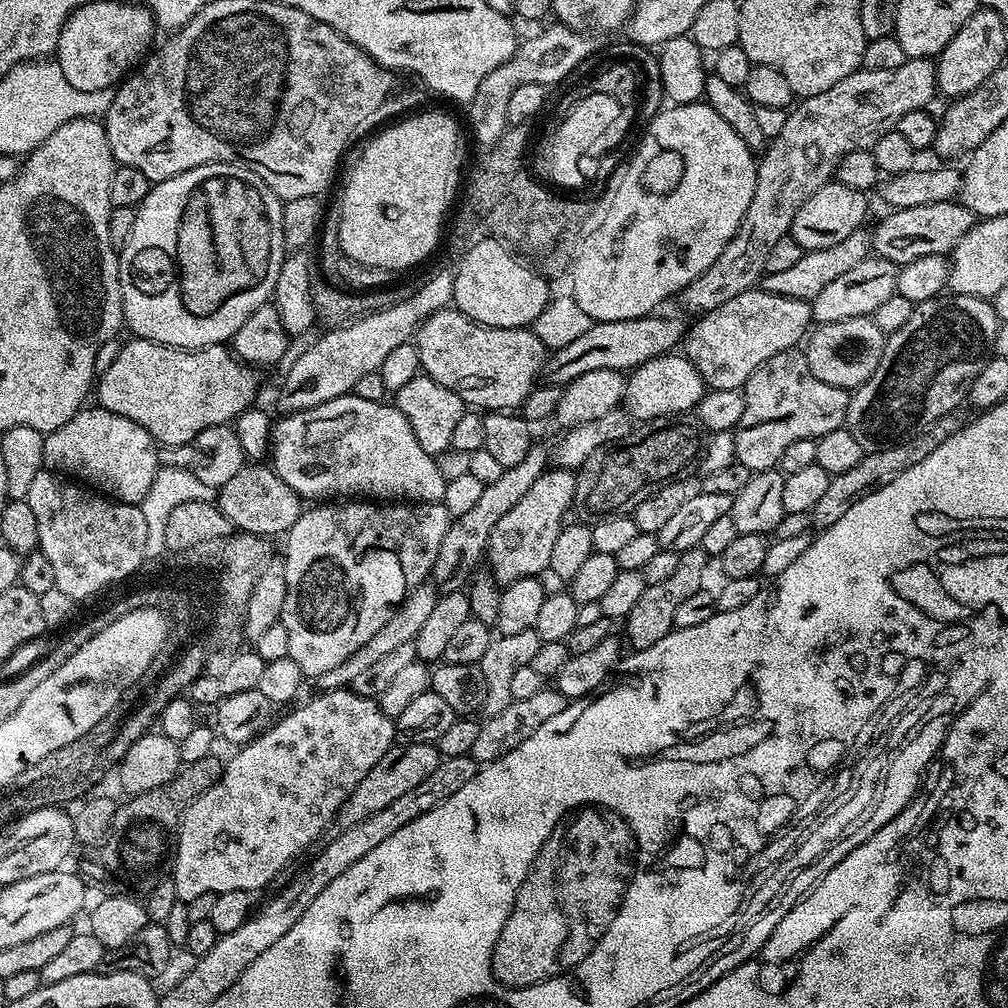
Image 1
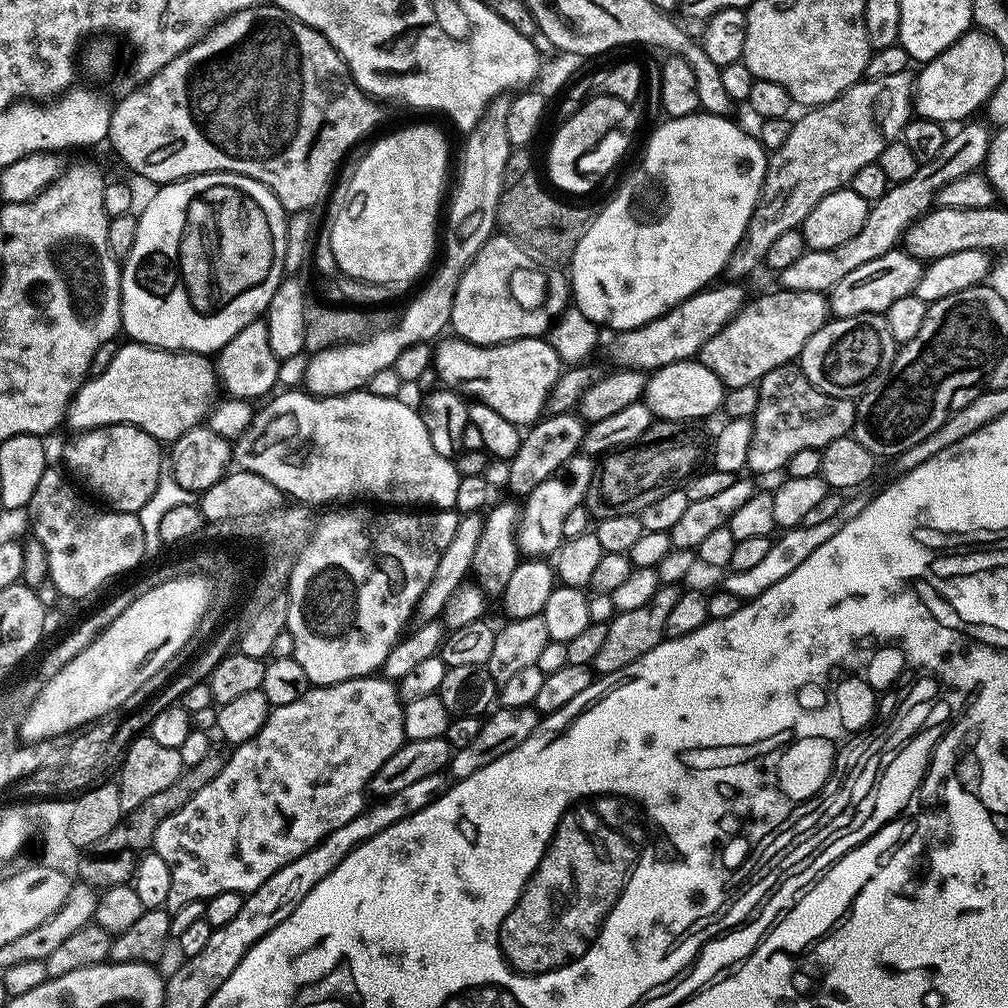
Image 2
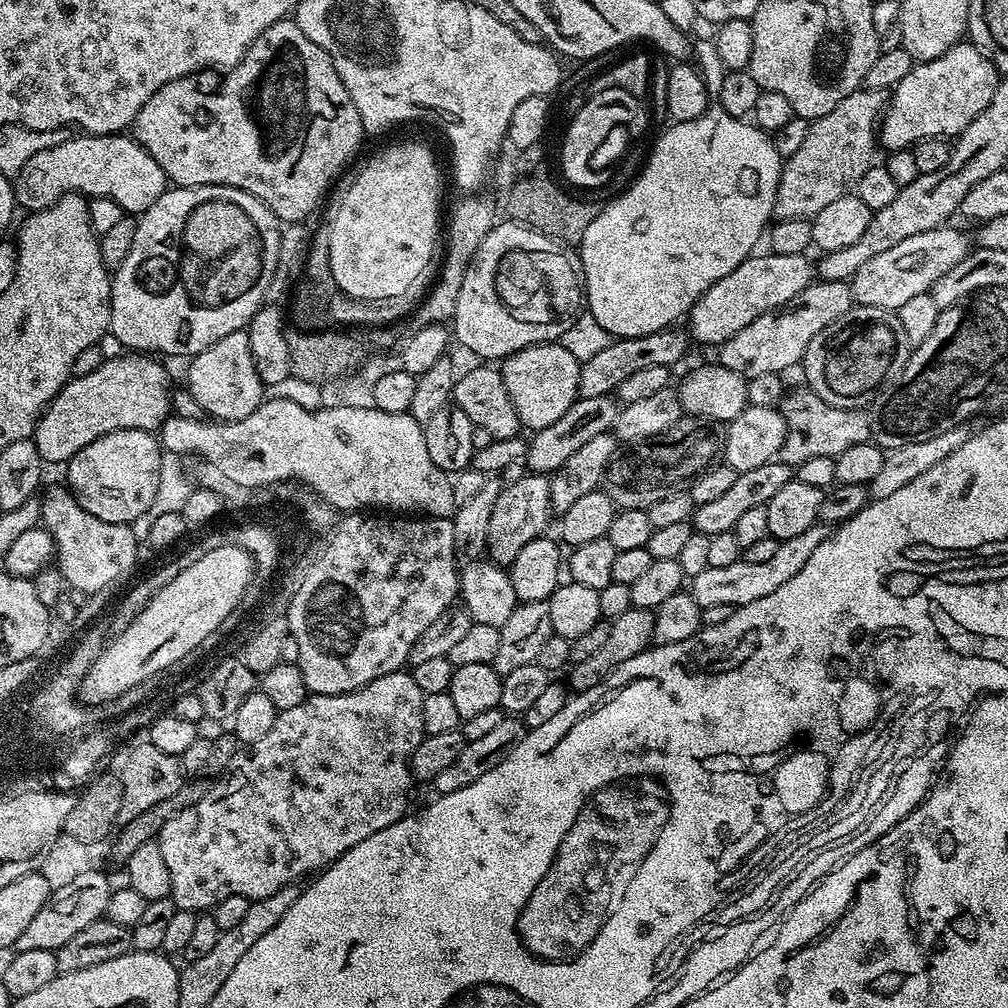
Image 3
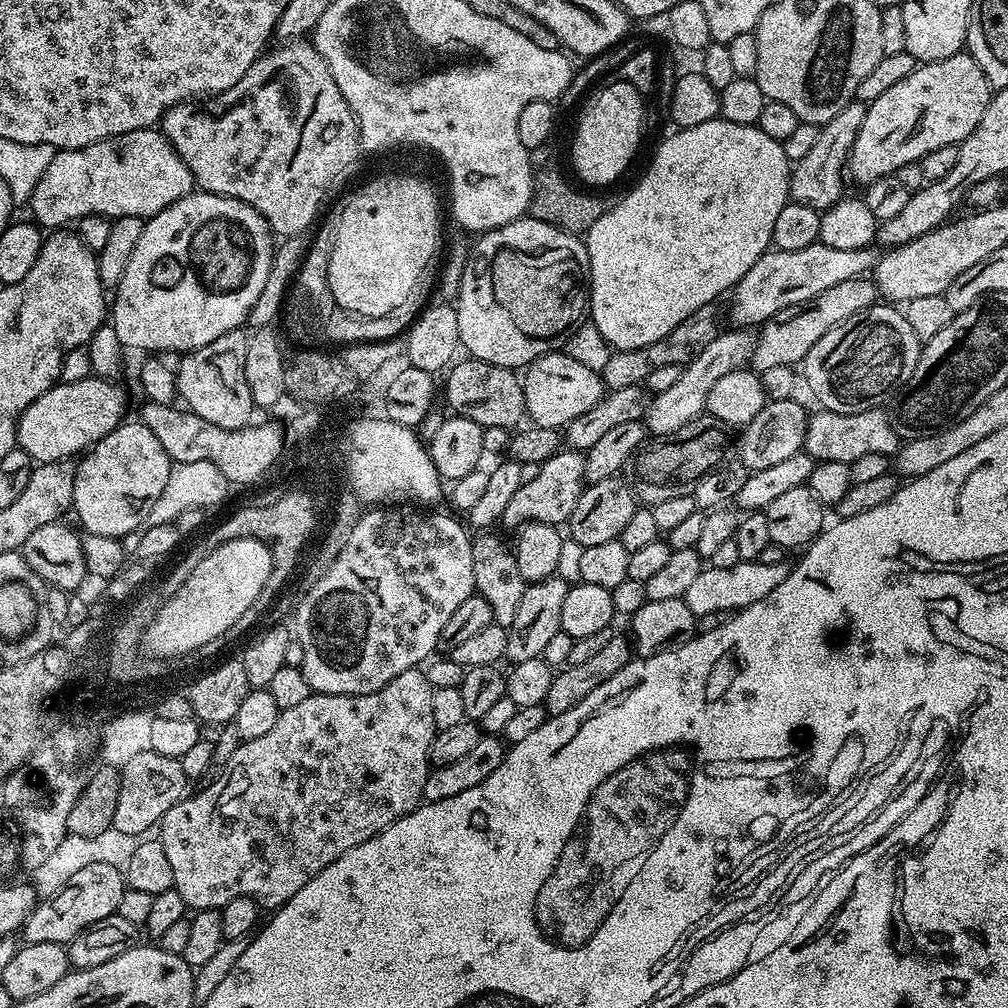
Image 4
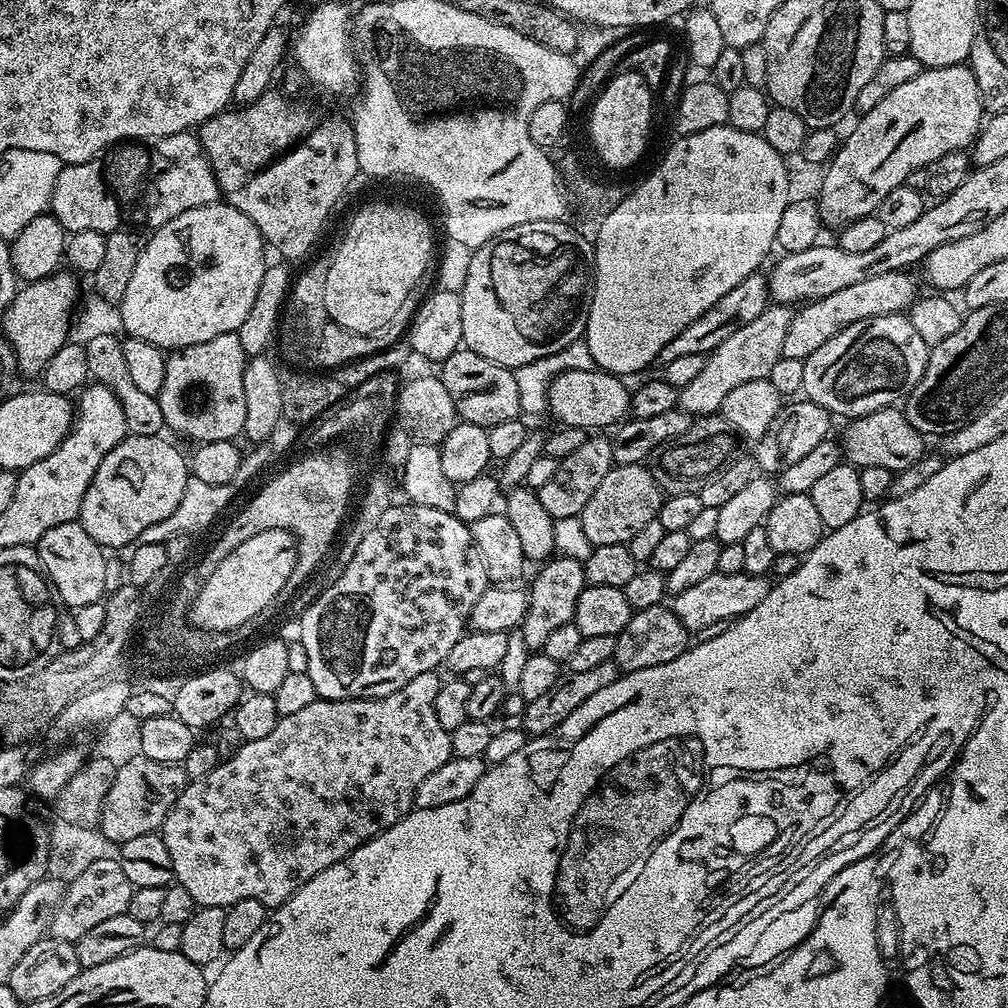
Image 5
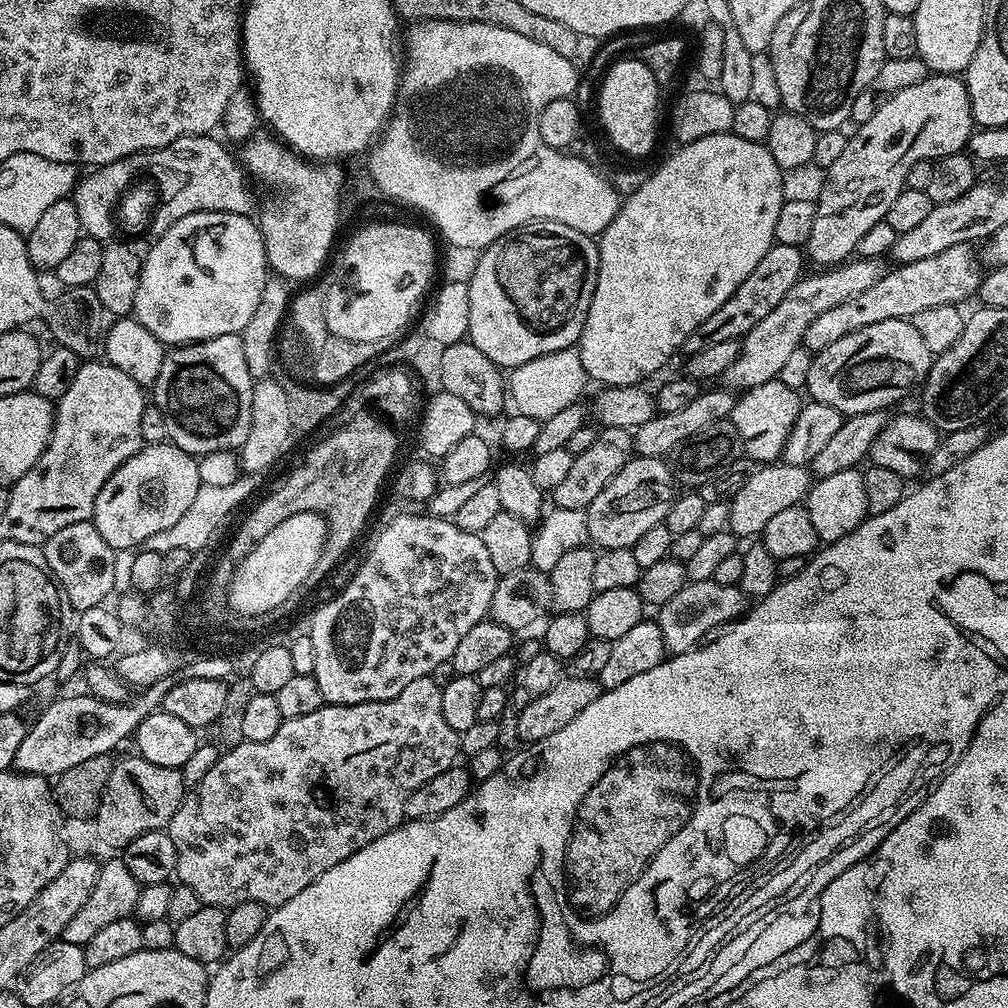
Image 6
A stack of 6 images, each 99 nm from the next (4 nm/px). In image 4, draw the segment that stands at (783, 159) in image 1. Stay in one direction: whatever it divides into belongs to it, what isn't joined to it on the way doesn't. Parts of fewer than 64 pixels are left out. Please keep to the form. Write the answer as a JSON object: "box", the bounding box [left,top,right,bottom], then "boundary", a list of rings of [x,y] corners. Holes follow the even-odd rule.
{"box":[788,102,865,210],"boundary":[[[860,102],[848,104],[840,113],[838,113],[830,123],[823,125],[818,134],[818,142],[814,142],[814,146],[810,149],[806,158],[802,158],[791,169],[788,178],[788,194],[789,197],[797,204],[805,204],[817,210],[823,210],[836,204],[845,195],[844,192],[844,176],[846,180],[846,169],[848,167],[848,156],[852,153],[854,146],[854,138],[858,138],[858,130],[862,126],[862,118],[864,117],[865,105]]]}

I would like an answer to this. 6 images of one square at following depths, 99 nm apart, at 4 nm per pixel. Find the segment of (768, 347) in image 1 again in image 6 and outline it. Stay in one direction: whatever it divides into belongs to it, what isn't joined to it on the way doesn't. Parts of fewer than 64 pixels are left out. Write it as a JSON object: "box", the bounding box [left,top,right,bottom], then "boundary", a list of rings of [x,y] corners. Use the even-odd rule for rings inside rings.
{"box":[803,244,982,354],"boundary":[[[972,244],[950,246],[950,250],[942,250],[942,254],[934,258],[921,258],[918,262],[893,267],[893,272],[892,269],[885,271],[884,276],[870,286],[870,290],[826,310],[822,318],[816,318],[810,324],[810,330],[806,330],[803,347],[815,354],[838,342],[838,338],[846,338],[846,334],[862,330],[862,326],[874,326],[874,322],[908,320],[914,314],[922,314],[922,310],[931,310],[934,306],[963,305],[963,300],[971,296],[973,299],[980,290],[982,264],[977,249],[976,252],[974,249]]]}

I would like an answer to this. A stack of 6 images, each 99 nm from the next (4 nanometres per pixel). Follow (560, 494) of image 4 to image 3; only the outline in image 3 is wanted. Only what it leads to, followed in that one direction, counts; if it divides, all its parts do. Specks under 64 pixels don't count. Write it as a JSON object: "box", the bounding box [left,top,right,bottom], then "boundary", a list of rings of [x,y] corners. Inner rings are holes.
{"box":[487,473,552,567],"boundary":[[[529,473],[521,481],[501,487],[490,518],[487,557],[496,564],[509,567],[527,542],[547,533],[552,509],[551,479],[543,473]]]}

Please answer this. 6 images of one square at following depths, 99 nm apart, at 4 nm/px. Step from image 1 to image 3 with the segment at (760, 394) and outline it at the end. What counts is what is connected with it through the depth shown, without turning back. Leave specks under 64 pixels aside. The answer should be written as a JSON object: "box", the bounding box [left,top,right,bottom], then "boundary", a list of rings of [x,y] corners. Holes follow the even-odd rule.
{"box":[779,386,872,466],"boundary":[[[801,386],[797,392],[789,391],[779,409],[786,422],[786,438],[779,459],[789,466],[806,462],[806,458],[834,458],[850,446],[869,443],[872,435],[872,418],[863,407],[830,406],[830,402],[818,398],[807,386]]]}

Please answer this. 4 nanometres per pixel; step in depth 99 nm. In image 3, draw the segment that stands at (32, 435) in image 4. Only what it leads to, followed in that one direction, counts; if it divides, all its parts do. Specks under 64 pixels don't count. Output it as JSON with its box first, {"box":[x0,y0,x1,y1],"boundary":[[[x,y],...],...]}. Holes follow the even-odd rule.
{"box":[34,354,173,465],"boundary":[[[124,354],[105,359],[94,374],[77,376],[65,384],[63,390],[48,403],[48,409],[40,415],[36,424],[34,439],[38,446],[38,454],[45,465],[63,465],[82,446],[90,446],[94,438],[102,438],[102,434],[110,434],[114,430],[142,430],[155,433],[172,412],[173,385],[168,385],[168,372],[159,364],[159,359],[148,354]]]}

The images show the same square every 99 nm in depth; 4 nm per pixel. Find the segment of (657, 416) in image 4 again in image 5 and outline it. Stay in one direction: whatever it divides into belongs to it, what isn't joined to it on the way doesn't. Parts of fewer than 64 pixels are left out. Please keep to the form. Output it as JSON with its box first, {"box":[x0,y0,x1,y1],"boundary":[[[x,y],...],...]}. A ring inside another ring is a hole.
{"box":[678,303,793,418],"boundary":[[[773,303],[764,309],[754,322],[742,326],[742,330],[734,330],[726,342],[708,353],[701,373],[697,374],[686,386],[679,389],[678,404],[683,411],[693,418],[711,416],[719,413],[722,402],[726,402],[726,394],[745,382],[767,380],[770,370],[774,370],[774,362],[784,355],[786,334],[790,330],[793,309],[786,304]]]}

